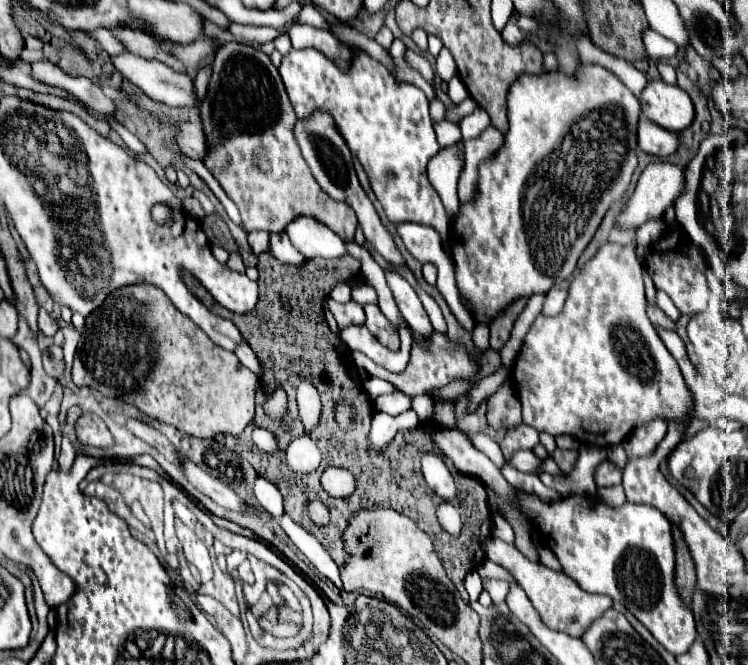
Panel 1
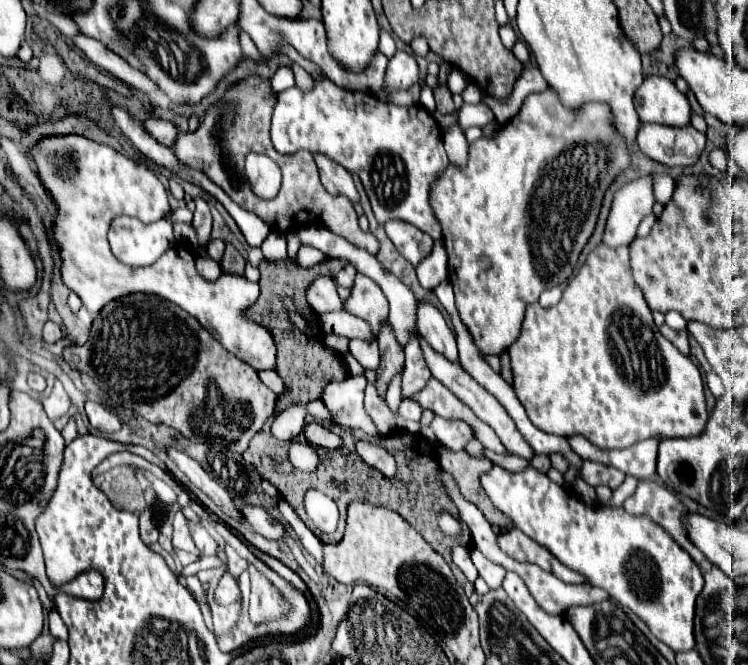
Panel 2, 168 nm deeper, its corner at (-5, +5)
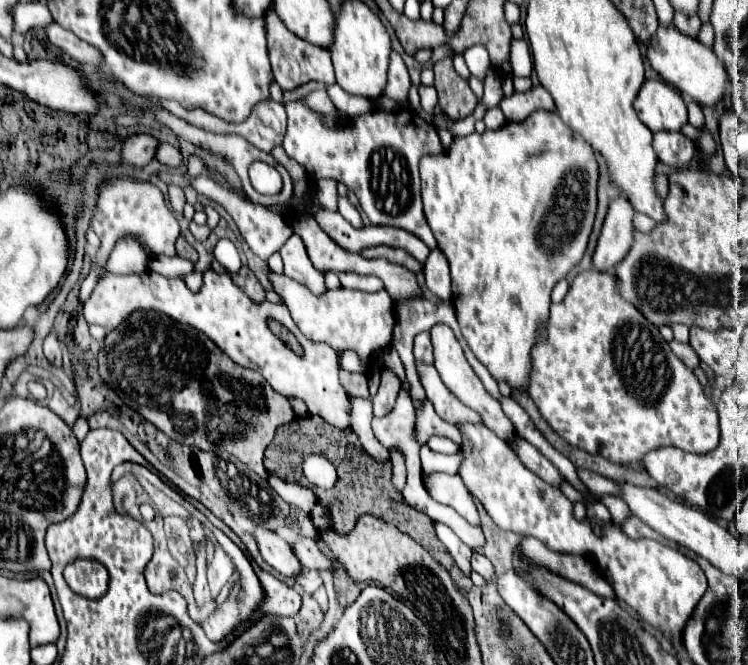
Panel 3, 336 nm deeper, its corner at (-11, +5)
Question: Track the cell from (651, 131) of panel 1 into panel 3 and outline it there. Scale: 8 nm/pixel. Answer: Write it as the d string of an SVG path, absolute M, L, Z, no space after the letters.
M655 132L653 134L653 148L659 162L673 166L673 168L687 168L693 156L697 154L697 146L691 138L681 132Z

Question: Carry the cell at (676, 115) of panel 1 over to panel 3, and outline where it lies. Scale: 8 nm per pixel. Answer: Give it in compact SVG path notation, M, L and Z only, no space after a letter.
M661 78L647 80L641 86L635 100L635 112L653 132L681 130L687 124L687 108L681 94Z

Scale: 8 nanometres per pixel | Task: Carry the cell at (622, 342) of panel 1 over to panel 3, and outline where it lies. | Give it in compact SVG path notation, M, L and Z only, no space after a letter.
M585 270L581 274L577 274L577 278L573 280L567 296L563 302L559 304L551 304L549 310L549 318L547 322L543 322L543 328L537 336L537 342L531 350L531 374L529 374L529 396L533 398L533 402L537 404L539 412L543 414L543 418L547 420L547 424L571 446L575 448L583 448L589 454L599 454L615 464L627 464L633 460L643 458L647 452L661 448L661 446L677 446L681 450L689 450L689 452L711 452L717 444L719 444L719 424L717 424L717 408L715 404L705 396L701 382L697 380L697 376L693 374L691 368L687 368L669 348L669 342L659 334L657 326L651 326L651 322L647 322L647 318L643 318L643 314L639 314L639 310L635 310L635 306L631 306L627 300L623 300L623 296L619 294L619 278L615 278L615 274L603 274L599 270Z

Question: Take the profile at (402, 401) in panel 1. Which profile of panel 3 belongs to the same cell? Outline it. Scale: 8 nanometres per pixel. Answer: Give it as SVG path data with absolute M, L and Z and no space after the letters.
M417 364L423 388L427 392L429 402L433 404L435 412L439 414L439 418L443 418L449 424L461 424L461 422L475 422L475 424L483 424L483 420L479 418L479 414L475 414L475 410L467 408L463 402L459 402L459 398L455 398L455 394L451 394L447 390L447 386L443 384L443 380L439 378L435 366L425 366L425 364Z

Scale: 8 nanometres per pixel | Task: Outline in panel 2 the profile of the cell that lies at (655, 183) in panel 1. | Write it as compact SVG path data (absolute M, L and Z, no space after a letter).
M651 176L637 178L619 188L613 196L609 224L605 224L603 244L609 248L629 246L635 240L639 222L651 214L655 204Z

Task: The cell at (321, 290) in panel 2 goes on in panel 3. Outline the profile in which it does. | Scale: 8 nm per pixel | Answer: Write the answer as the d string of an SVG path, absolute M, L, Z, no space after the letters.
M293 234L283 244L281 258L285 264L285 276L307 286L313 294L325 294L327 292L325 274L315 270L315 266L311 266L311 260L307 258L307 250L303 246L303 240L297 234Z

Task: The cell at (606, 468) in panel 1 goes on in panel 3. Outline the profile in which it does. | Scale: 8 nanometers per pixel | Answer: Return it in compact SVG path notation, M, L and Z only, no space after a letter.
M579 470L579 478L585 482L585 486L595 494L595 496L603 496L603 494L617 494L621 482L605 478L601 474L595 474L591 470Z

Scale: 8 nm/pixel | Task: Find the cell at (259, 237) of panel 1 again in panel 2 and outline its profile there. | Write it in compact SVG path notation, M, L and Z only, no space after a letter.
M271 232L267 236L267 240L261 244L261 252L263 252L265 260L269 260L269 262L285 260L285 238L277 232Z

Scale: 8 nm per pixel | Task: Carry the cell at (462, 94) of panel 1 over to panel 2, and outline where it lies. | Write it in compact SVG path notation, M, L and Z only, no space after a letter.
M483 102L482 105L463 104L461 109L458 111L458 115L458 124L461 126L462 130L474 126L483 128L484 126L487 126L489 122L495 120L495 118L493 118L493 112L491 112Z

